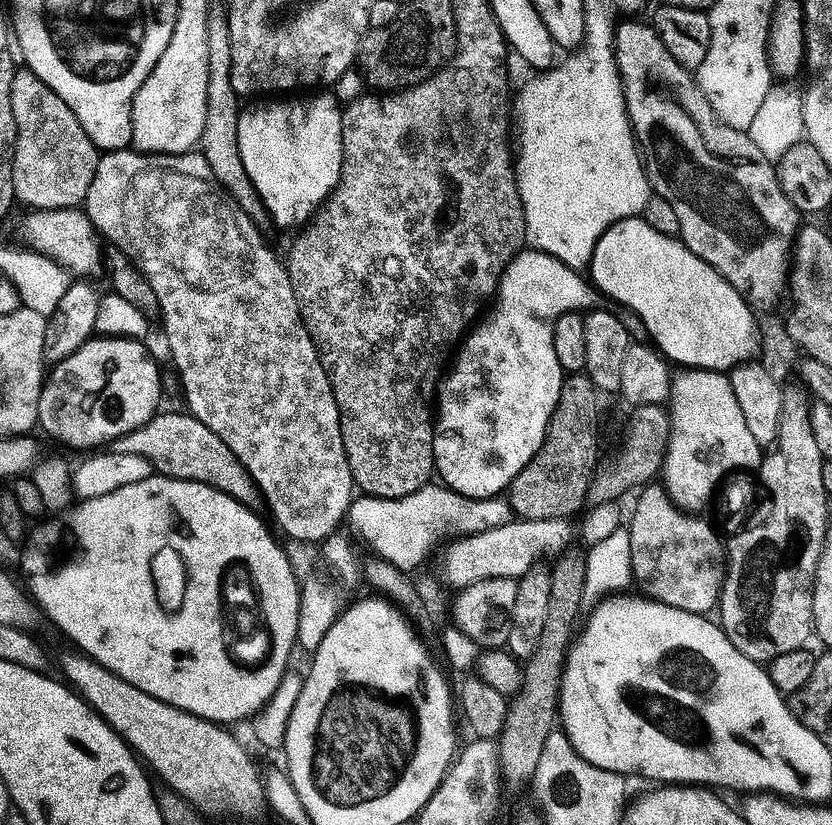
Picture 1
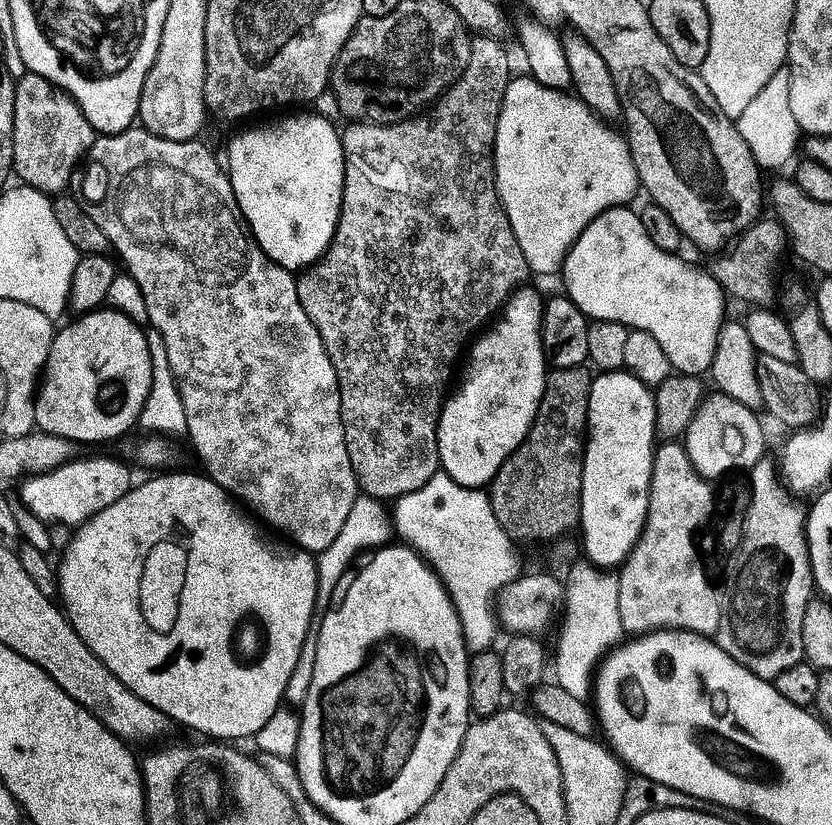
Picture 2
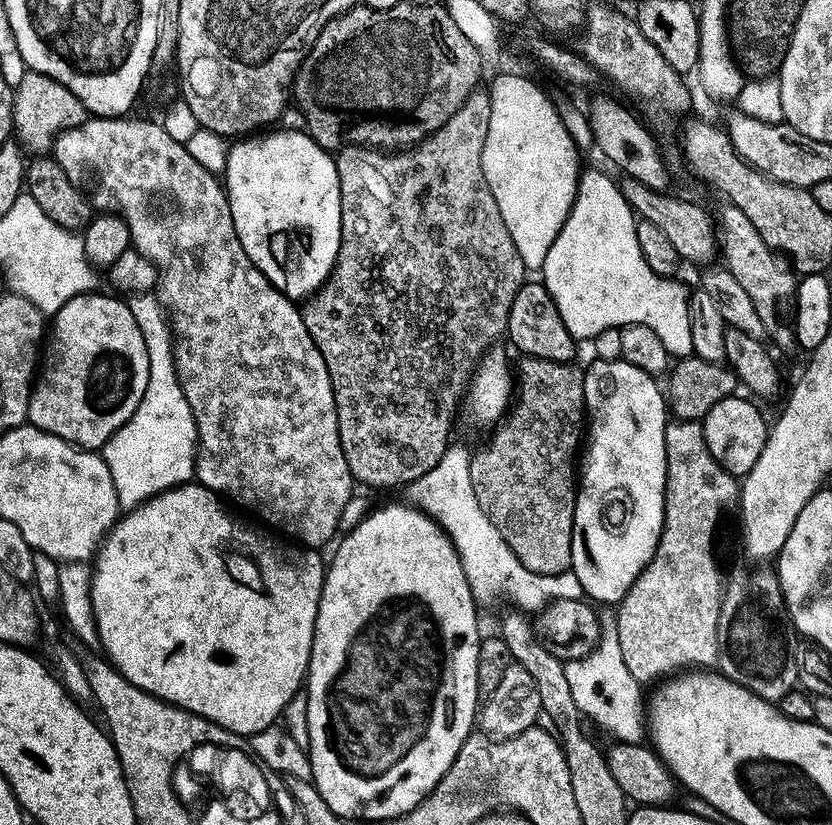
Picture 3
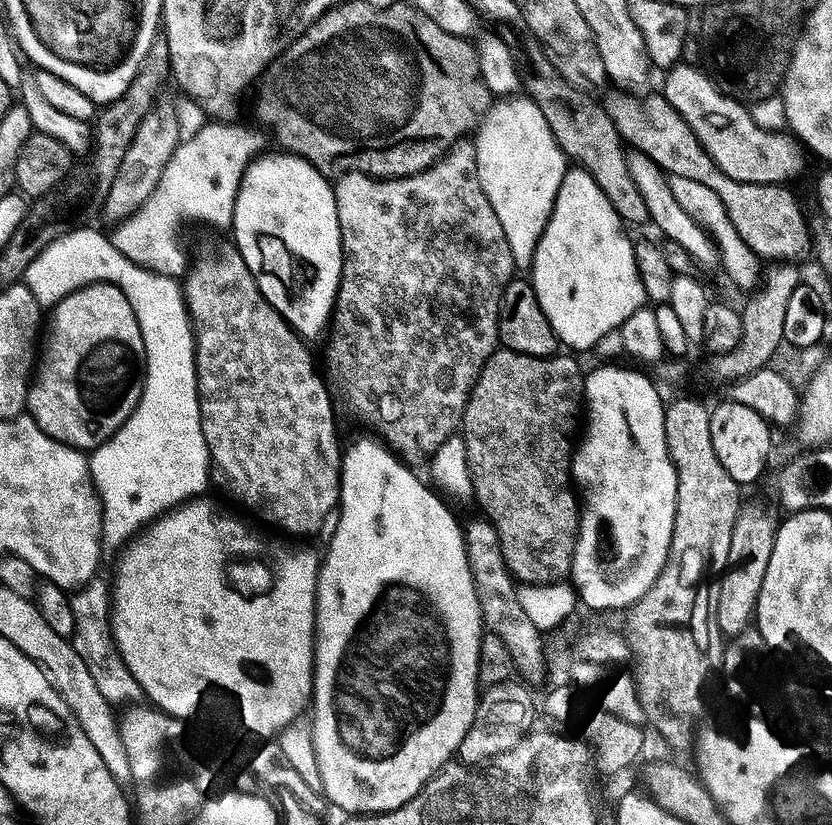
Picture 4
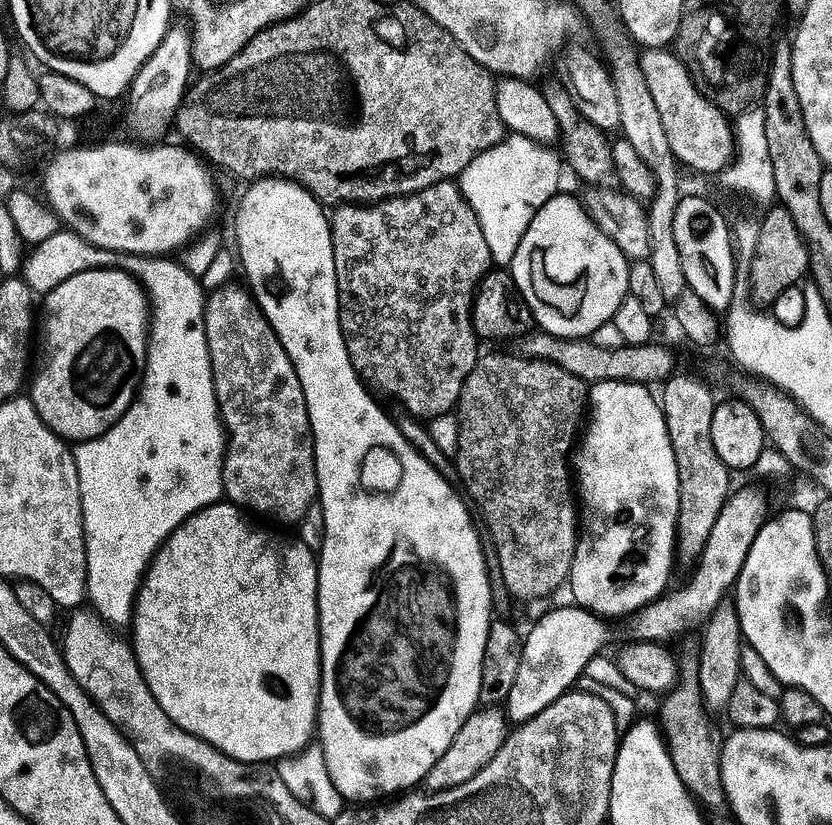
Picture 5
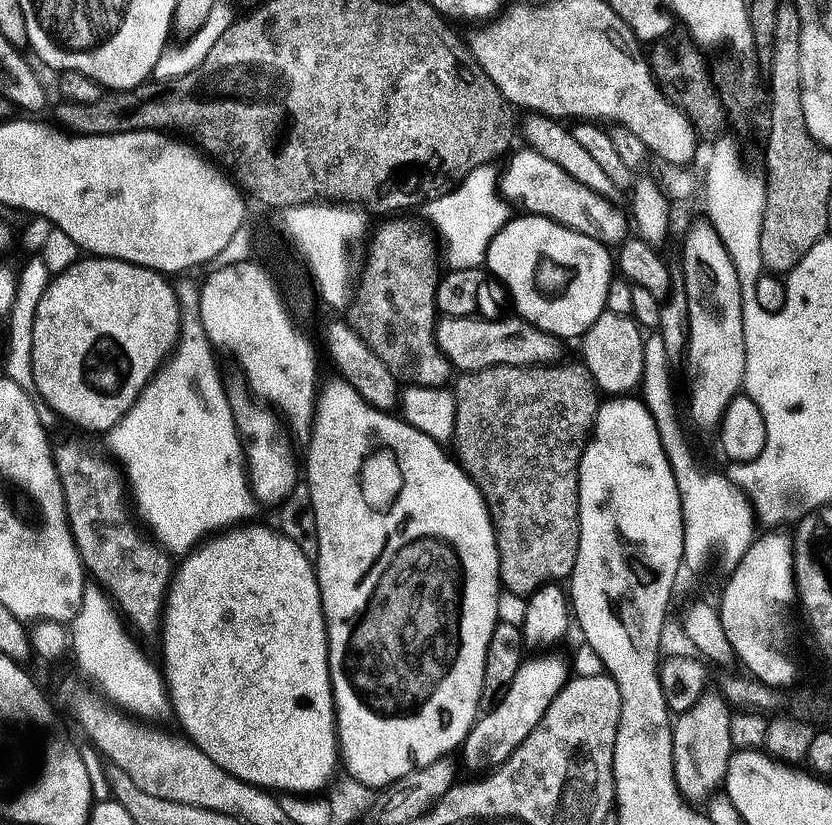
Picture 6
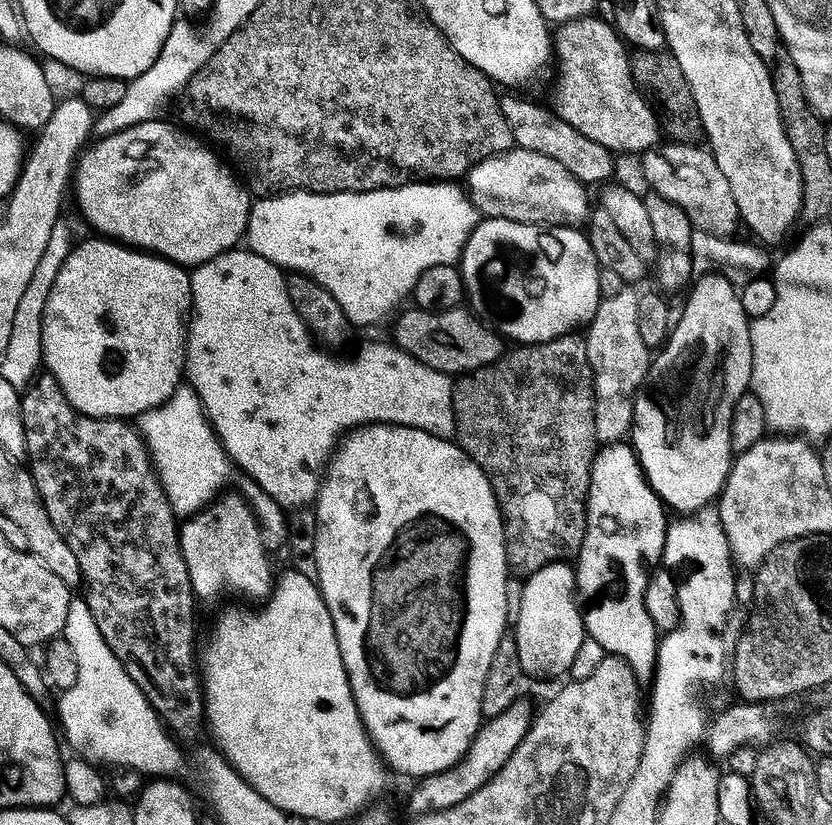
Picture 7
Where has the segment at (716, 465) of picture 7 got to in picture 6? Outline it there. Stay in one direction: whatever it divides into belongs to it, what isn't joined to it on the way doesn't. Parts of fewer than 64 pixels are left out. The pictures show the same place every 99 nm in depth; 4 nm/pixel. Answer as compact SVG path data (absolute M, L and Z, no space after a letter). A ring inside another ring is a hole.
M707 218L696 220L688 228L688 233L684 236L684 284L683 291L688 293L688 350L686 353L686 365L688 364L688 416L692 419L692 424L700 432L715 433L719 429L720 423L724 421L726 410L735 396L741 395L742 389L746 384L748 371L746 370L746 354L744 353L744 288L742 277L735 269L734 262L731 261L730 254L726 246L723 245L722 238L719 237L718 230Z

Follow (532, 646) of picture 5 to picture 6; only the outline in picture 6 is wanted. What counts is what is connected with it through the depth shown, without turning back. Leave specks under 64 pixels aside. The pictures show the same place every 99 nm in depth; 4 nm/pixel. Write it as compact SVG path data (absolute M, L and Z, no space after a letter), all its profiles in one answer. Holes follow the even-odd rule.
M552 654L537 655L540 656L537 660L525 659L524 665L518 670L514 682L504 693L496 709L493 712L484 712L477 719L472 732L464 739L464 764L470 771L476 772L472 774L495 770L506 763L514 750L518 750L518 746L522 746L522 742L526 742L526 738L534 734L538 722L546 718L546 710L550 710L554 698L558 698L558 694L570 679L569 661L560 656L548 655Z

